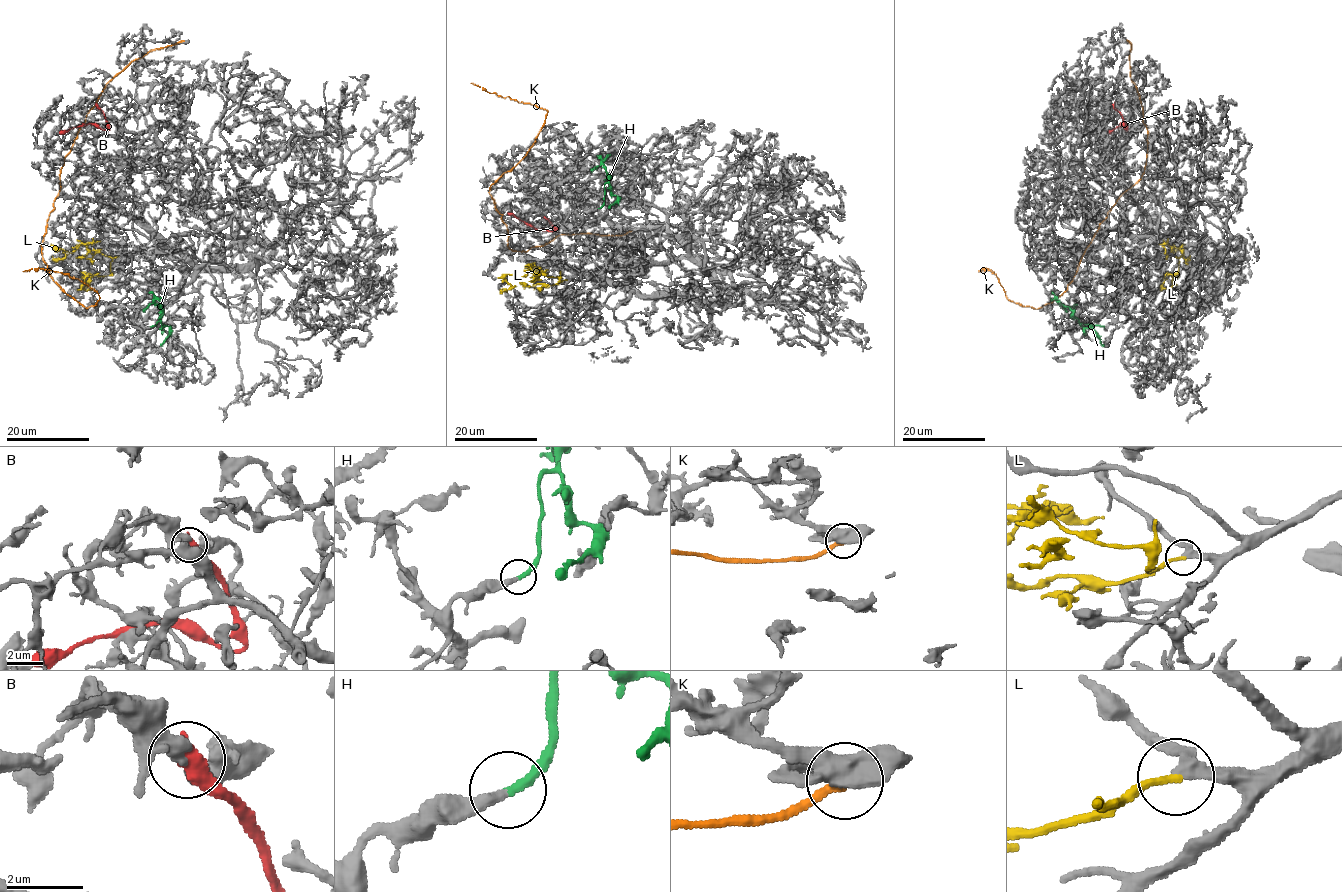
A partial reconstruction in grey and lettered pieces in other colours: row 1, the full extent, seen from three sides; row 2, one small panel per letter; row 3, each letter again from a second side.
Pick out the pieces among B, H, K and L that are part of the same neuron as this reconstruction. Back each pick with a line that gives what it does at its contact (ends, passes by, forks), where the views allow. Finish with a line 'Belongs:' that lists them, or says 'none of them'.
H: it ends
L: it ends
Belongs: H, L

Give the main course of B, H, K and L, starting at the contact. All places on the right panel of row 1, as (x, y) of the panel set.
B: (1113, 105), (1127, 127), (1124, 123), (1108, 133)
H: (1104, 326), (1081, 323), (1051, 292)
K: (1127, 40), (1147, 131), (1144, 173), (1051, 303), (1023, 307), (993, 271), (978, 271)
L: (1175, 256), (1181, 254), (1182, 245), (1174, 252), (1170, 249), (1177, 248), (1186, 258), (1190, 255)

